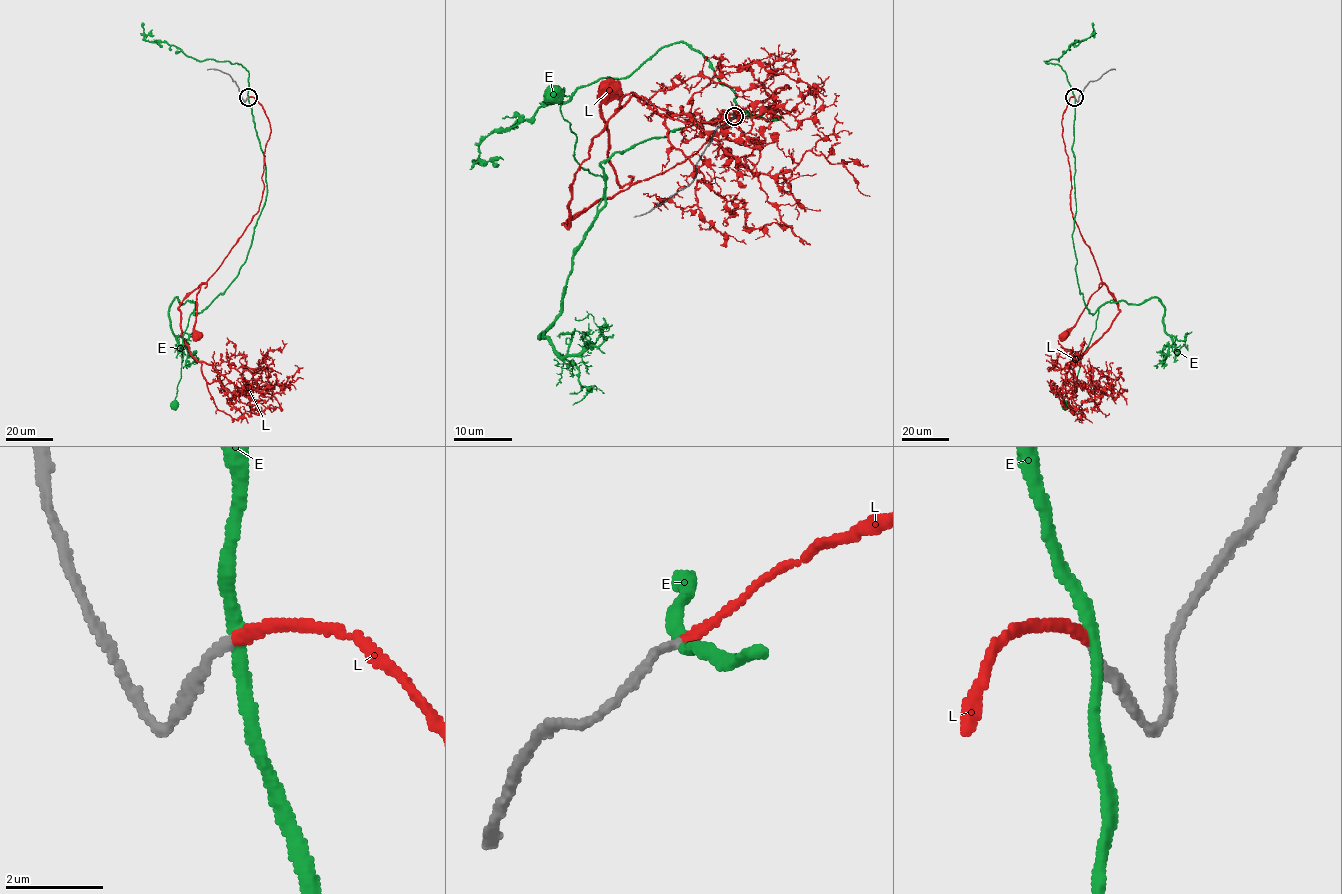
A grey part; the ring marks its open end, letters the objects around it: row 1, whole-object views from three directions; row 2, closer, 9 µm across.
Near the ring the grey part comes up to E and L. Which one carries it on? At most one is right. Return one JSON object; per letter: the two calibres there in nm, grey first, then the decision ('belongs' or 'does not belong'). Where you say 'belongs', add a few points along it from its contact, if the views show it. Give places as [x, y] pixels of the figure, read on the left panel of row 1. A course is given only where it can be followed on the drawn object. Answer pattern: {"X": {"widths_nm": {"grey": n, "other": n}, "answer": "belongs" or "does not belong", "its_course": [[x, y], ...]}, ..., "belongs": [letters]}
{"E": {"widths_nm": {"grey": 190, "other": 240}, "answer": "does not belong"}, "L": {"widths_nm": {"grey": 180, "other": 190}, "answer": "belongs", "its_course": [[248, 98], [262, 106], [270, 124], [263, 194], [259, 209], [196, 294], [197, 336]]}, "belongs": ["L"]}

